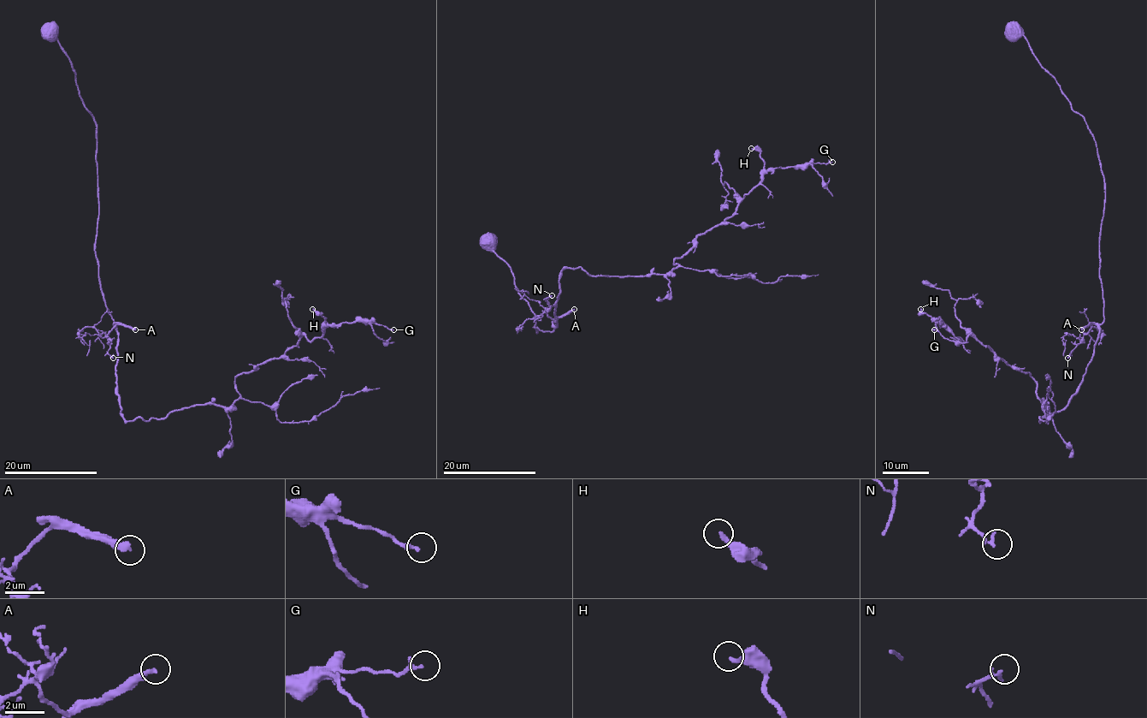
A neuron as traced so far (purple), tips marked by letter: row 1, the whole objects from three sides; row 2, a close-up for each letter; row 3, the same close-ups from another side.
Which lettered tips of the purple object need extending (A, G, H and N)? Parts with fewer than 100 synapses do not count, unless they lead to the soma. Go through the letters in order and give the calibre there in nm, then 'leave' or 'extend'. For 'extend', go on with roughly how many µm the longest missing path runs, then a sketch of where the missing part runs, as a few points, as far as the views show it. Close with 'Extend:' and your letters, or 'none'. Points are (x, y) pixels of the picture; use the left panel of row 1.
A: 340 nm | extend | 60 µm | (135, 329), (170, 327), (185, 333), (220, 382), (220, 413), (199, 438), (223, 457), (257, 463), (263, 457)
G: 220 nm | leave
H: 220 nm | leave
N: 180 nm | leave
Extend: A

